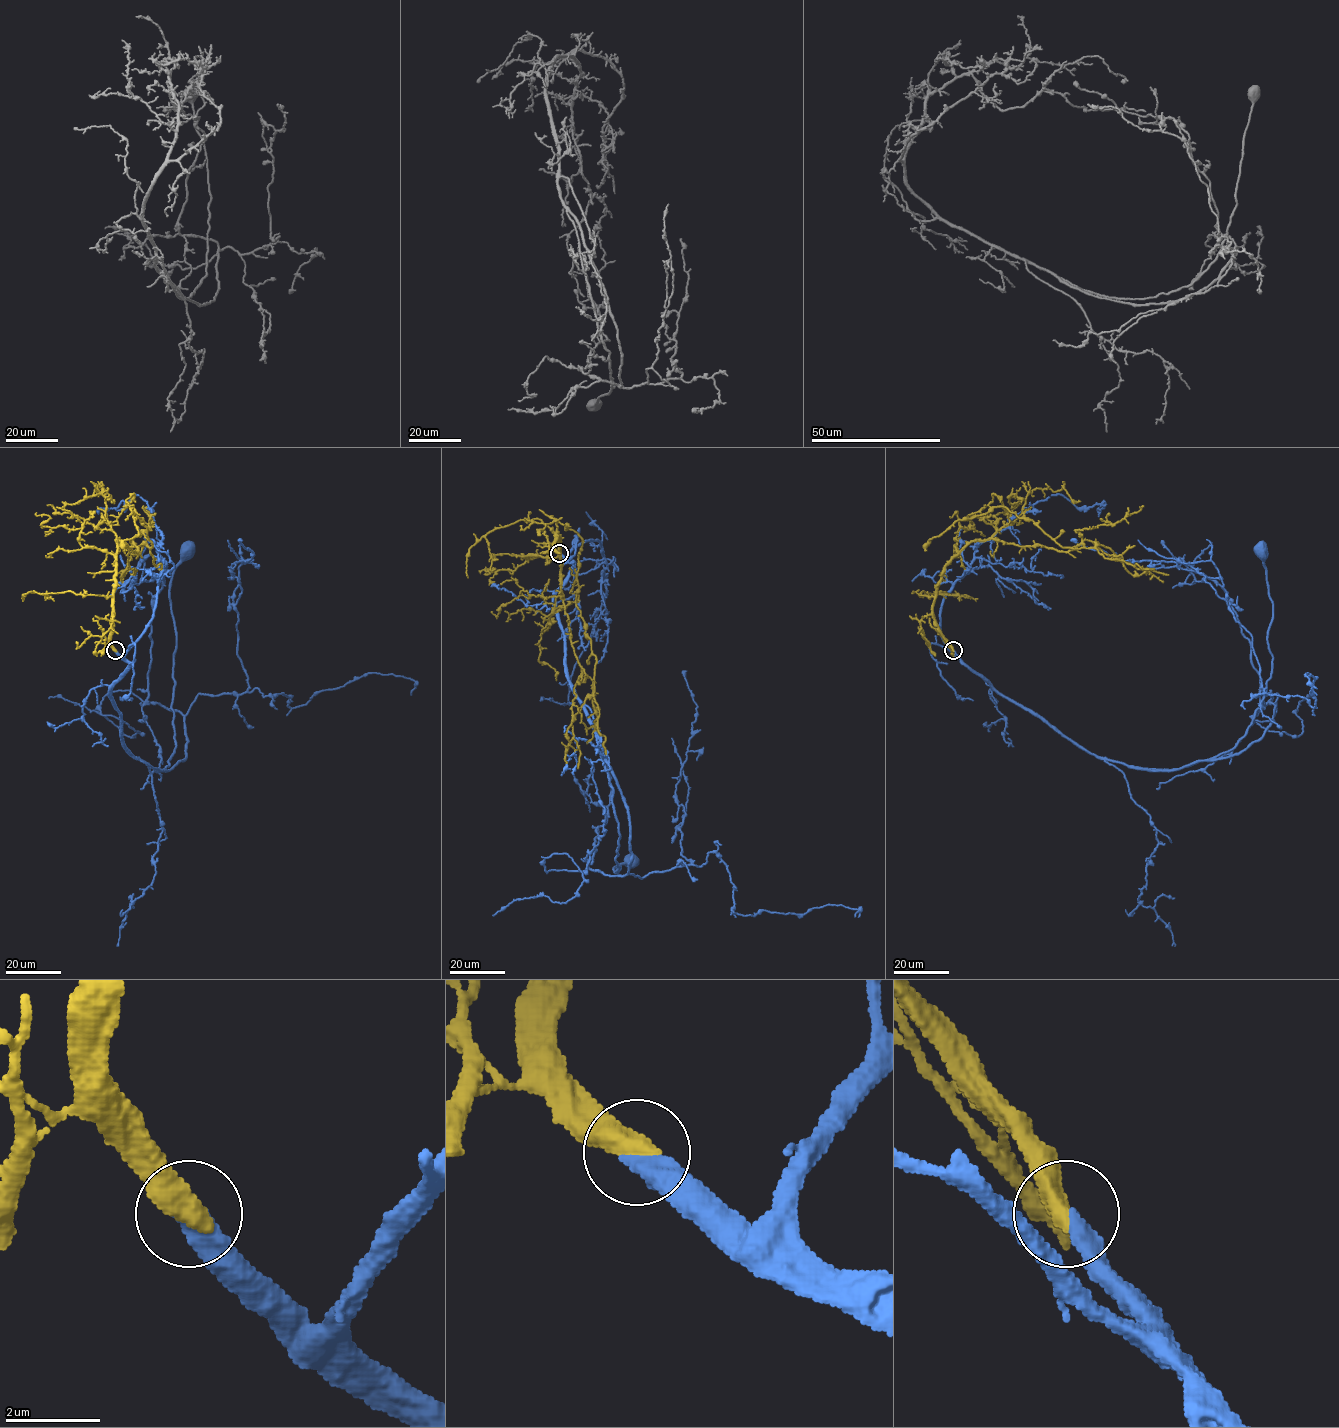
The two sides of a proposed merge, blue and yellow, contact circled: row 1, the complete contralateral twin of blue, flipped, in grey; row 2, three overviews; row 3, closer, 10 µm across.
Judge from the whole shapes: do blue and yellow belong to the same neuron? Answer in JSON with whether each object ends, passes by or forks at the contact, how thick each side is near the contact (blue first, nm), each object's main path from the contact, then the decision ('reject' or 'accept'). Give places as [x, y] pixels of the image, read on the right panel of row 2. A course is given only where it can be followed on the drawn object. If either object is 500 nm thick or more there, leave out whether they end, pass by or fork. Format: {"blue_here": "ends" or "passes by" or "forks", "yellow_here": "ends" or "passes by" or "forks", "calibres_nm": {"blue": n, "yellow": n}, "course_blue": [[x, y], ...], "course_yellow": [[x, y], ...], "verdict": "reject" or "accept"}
{"calibres_nm": {"blue": 480, "yellow": 550}, "course_blue": [[954, 650], [1001, 694], [1089, 752], [1156, 769], [1209, 760], [1244, 735], [1270, 677], [1272, 601], [1262, 549]], "course_yellow": [[953, 650], [932, 603], [971, 542], [1086, 540], [1117, 555], [1061, 547], [1002, 506], [926, 550]], "verdict": "accept"}

